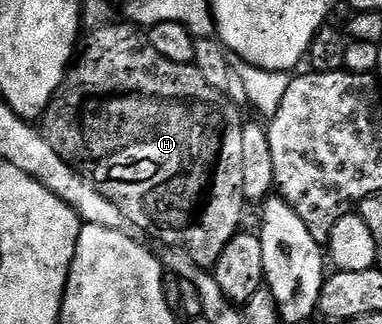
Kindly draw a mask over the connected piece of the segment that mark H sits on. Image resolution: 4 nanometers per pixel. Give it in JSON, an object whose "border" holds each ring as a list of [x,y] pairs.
{"border":[[[132,23],[118,24],[98,26],[97,29],[89,29],[83,34],[74,60],[64,74],[64,81],[52,96],[48,108],[44,110],[44,138],[46,143],[50,143],[50,147],[54,147],[54,151],[58,151],[58,155],[62,155],[62,159],[71,169],[90,181],[98,192],[110,203],[114,203],[114,207],[118,207],[118,211],[122,211],[129,226],[133,225],[134,228],[149,233],[154,240],[161,241],[168,249],[184,250],[199,269],[211,270],[218,263],[222,251],[226,251],[226,243],[230,243],[230,239],[234,239],[234,235],[242,229],[240,220],[244,217],[244,209],[246,210],[242,191],[242,131],[246,124],[245,118],[240,118],[241,110],[229,101],[227,93],[219,93],[214,87],[210,87],[210,83],[206,83],[206,79],[202,79],[195,65],[170,63],[170,59],[158,55],[158,51],[150,47],[147,32],[143,28]]]}

